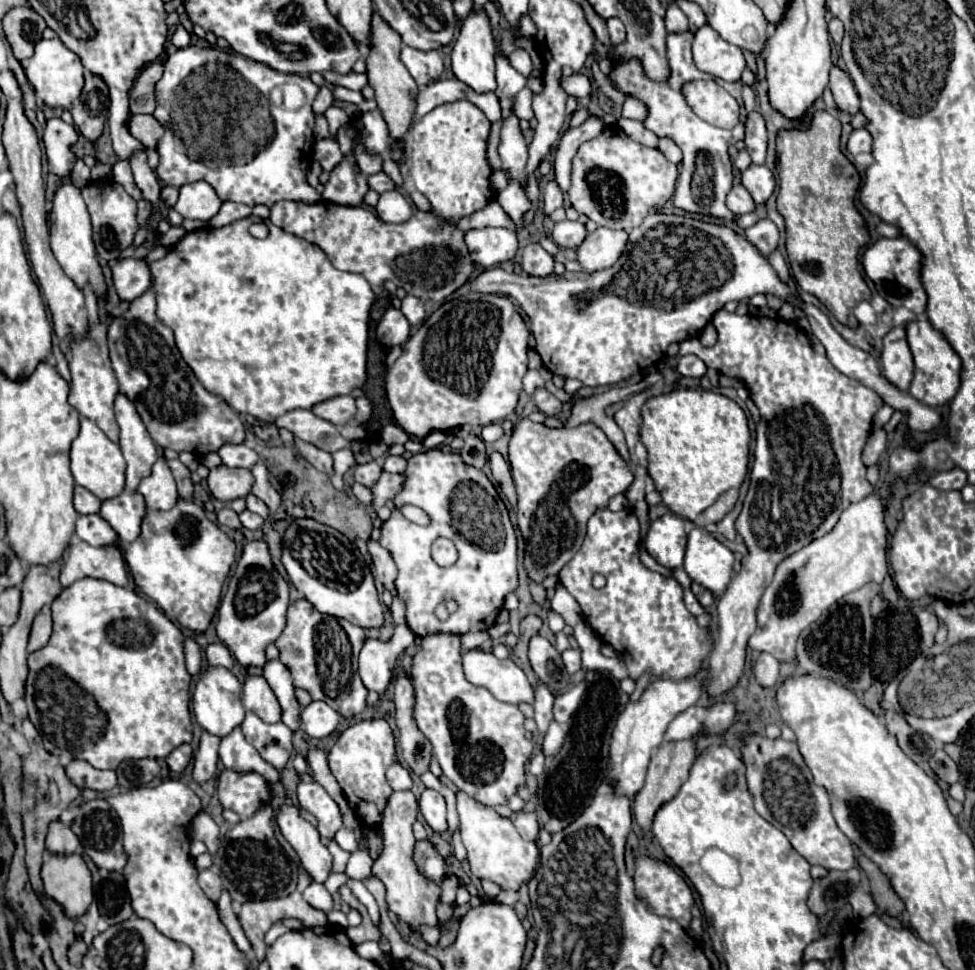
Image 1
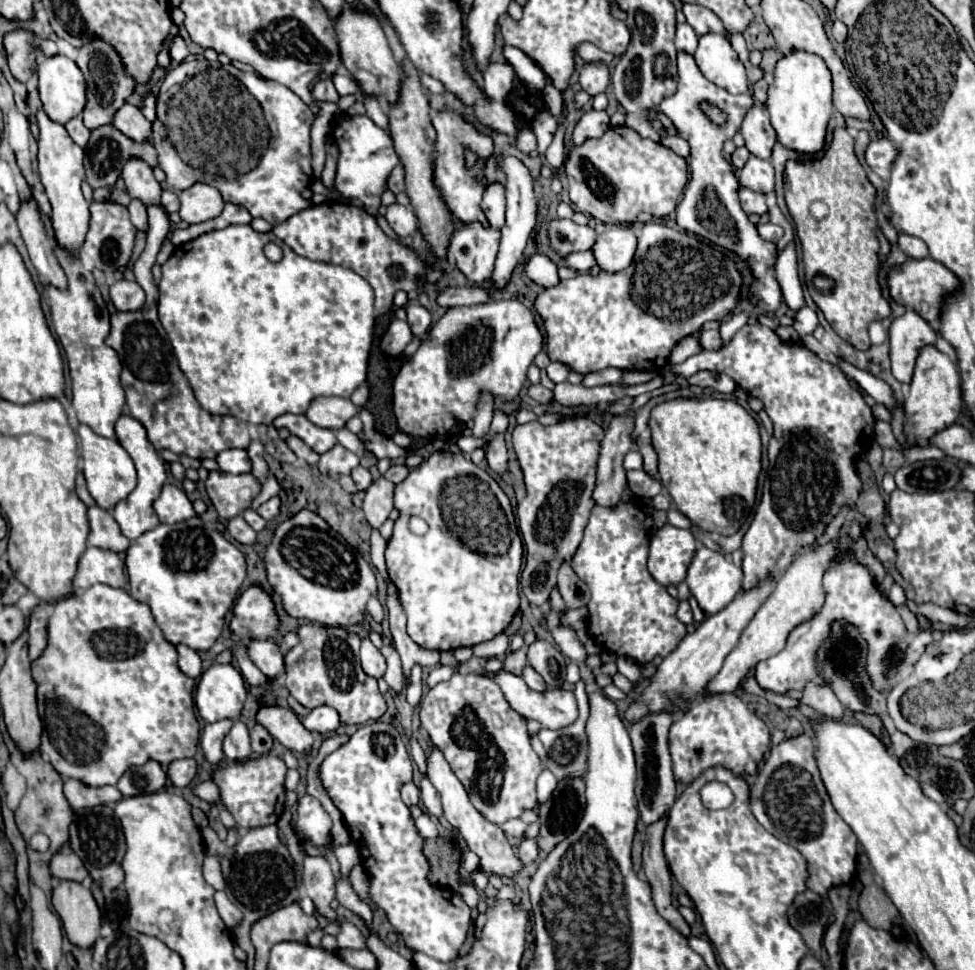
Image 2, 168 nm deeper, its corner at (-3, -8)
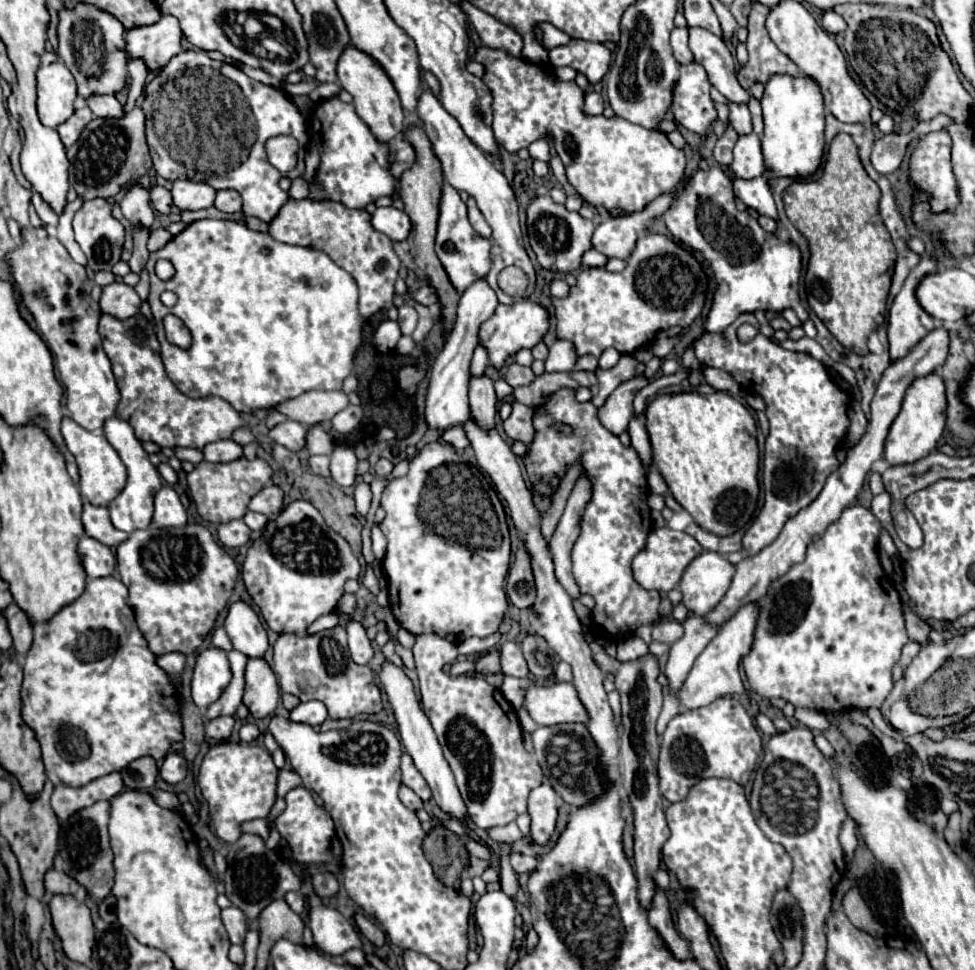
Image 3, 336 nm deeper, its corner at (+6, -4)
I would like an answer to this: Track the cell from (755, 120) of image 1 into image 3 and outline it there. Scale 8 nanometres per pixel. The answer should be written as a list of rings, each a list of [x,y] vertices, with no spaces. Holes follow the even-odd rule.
[[[728,103],[730,107],[730,125],[738,135],[752,133],[752,117],[746,103]]]

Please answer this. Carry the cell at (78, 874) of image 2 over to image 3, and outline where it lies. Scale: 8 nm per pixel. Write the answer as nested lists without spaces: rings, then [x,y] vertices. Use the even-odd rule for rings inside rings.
[[[50,869],[46,873],[44,883],[46,883],[46,891],[50,891],[50,893],[70,893],[70,895],[74,895],[78,891],[78,881],[72,879],[70,875],[66,875],[66,873],[58,873],[56,869]]]

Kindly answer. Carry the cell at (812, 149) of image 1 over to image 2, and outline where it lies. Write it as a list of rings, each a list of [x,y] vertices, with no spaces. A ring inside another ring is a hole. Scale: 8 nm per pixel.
[[[835,129],[831,147],[825,149],[825,155],[821,161],[811,161],[811,163],[787,163],[785,169],[785,201],[789,207],[789,213],[795,221],[797,235],[803,247],[803,261],[805,261],[805,283],[807,289],[815,301],[815,305],[823,311],[825,319],[833,327],[833,331],[851,343],[853,347],[867,351],[871,347],[867,327],[873,321],[881,321],[891,315],[891,307],[887,299],[881,293],[881,285],[877,281],[879,273],[879,249],[881,243],[877,239],[877,215],[875,215],[875,199],[877,191],[869,183],[865,169],[859,165],[857,155],[855,155],[855,141],[849,135],[847,129]],[[815,208],[815,213],[819,213],[819,219],[815,219],[809,211]]]

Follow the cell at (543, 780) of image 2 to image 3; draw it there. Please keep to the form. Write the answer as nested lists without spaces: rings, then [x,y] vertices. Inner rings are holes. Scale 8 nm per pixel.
[[[544,781],[540,787],[532,789],[528,795],[528,813],[532,817],[532,839],[536,843],[544,845],[548,843],[558,815],[558,795],[552,789],[548,781]]]

